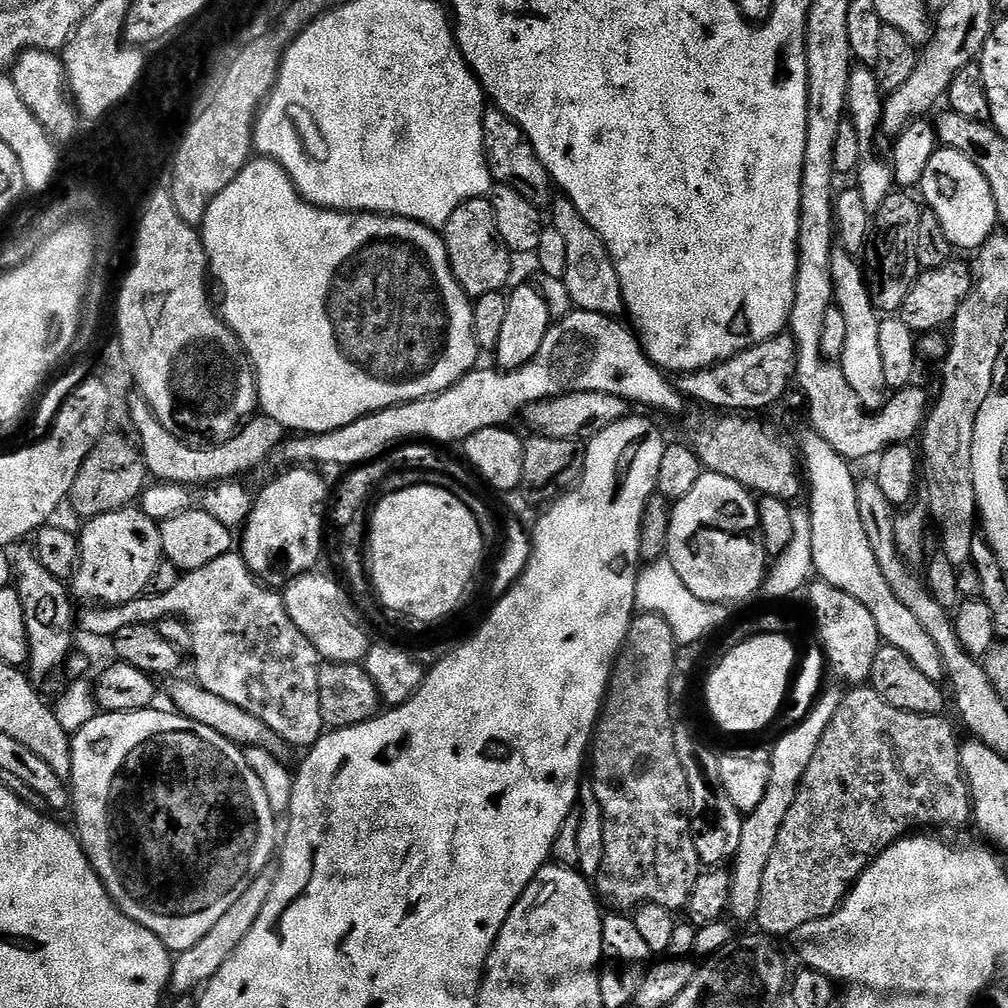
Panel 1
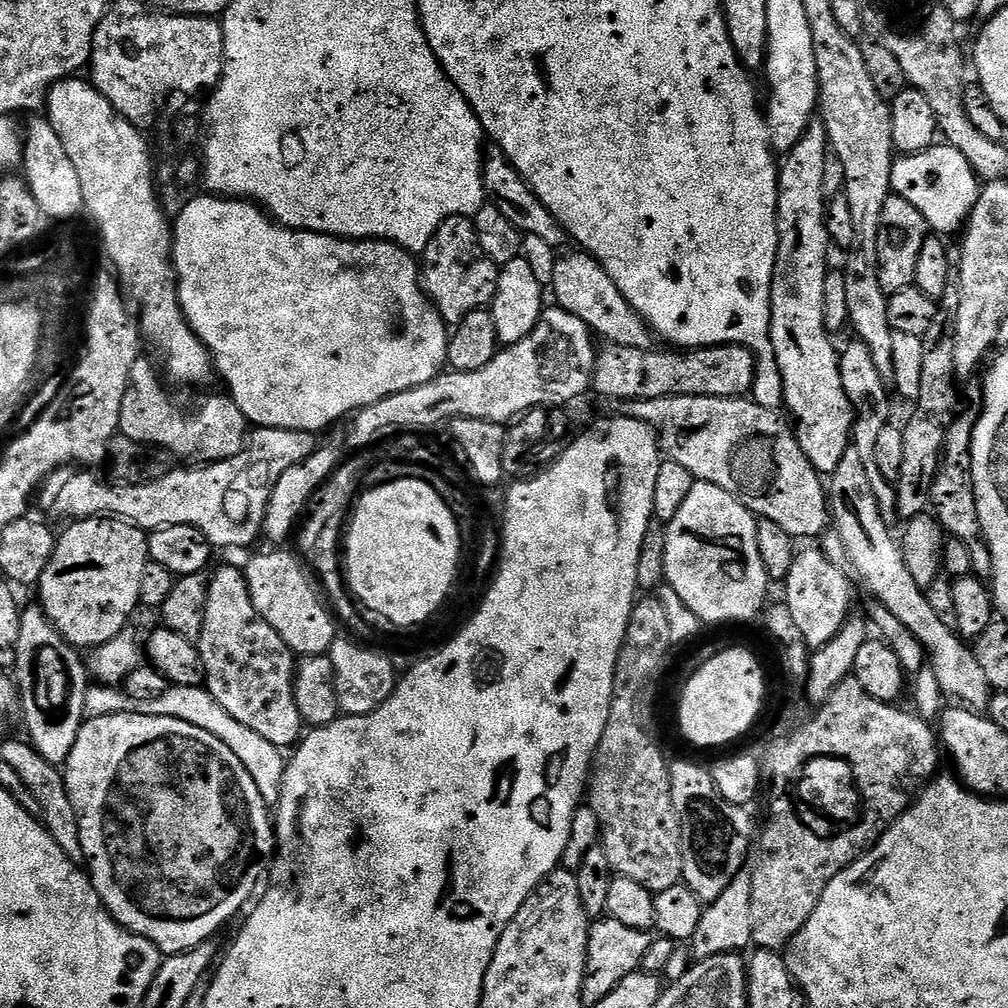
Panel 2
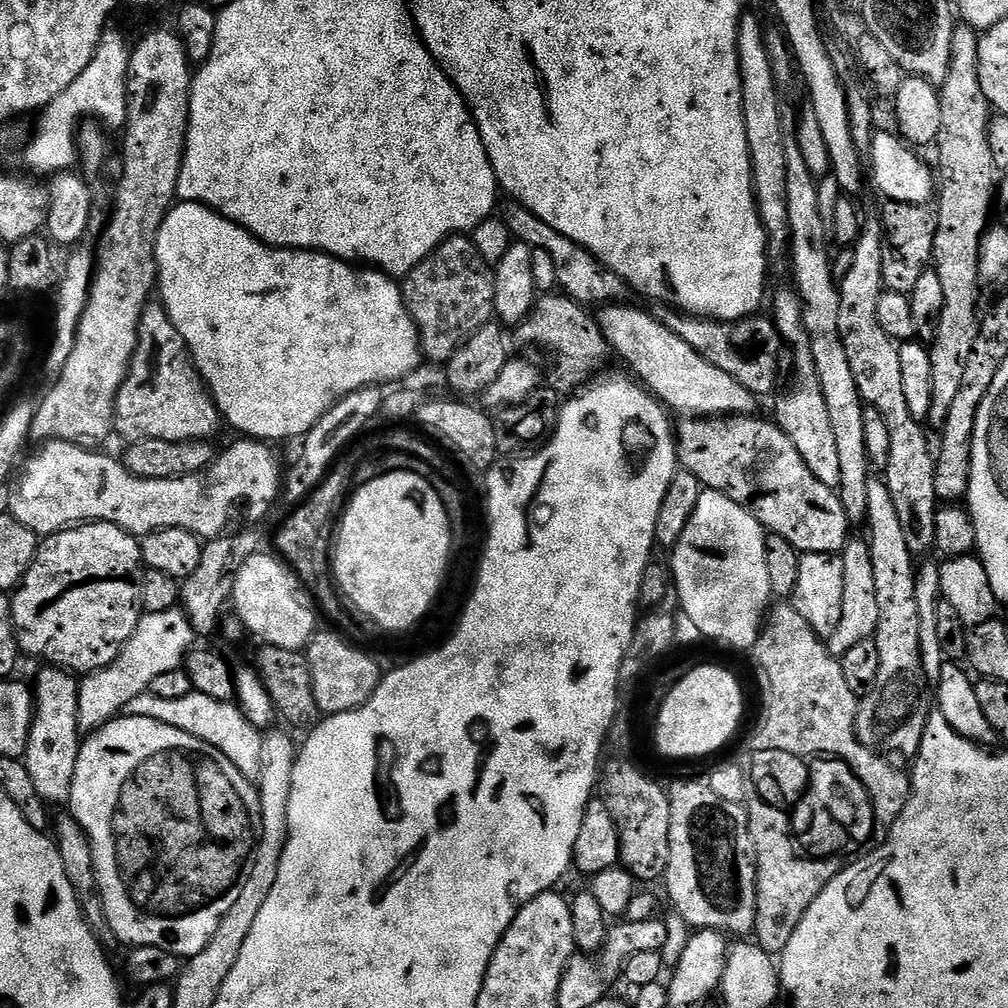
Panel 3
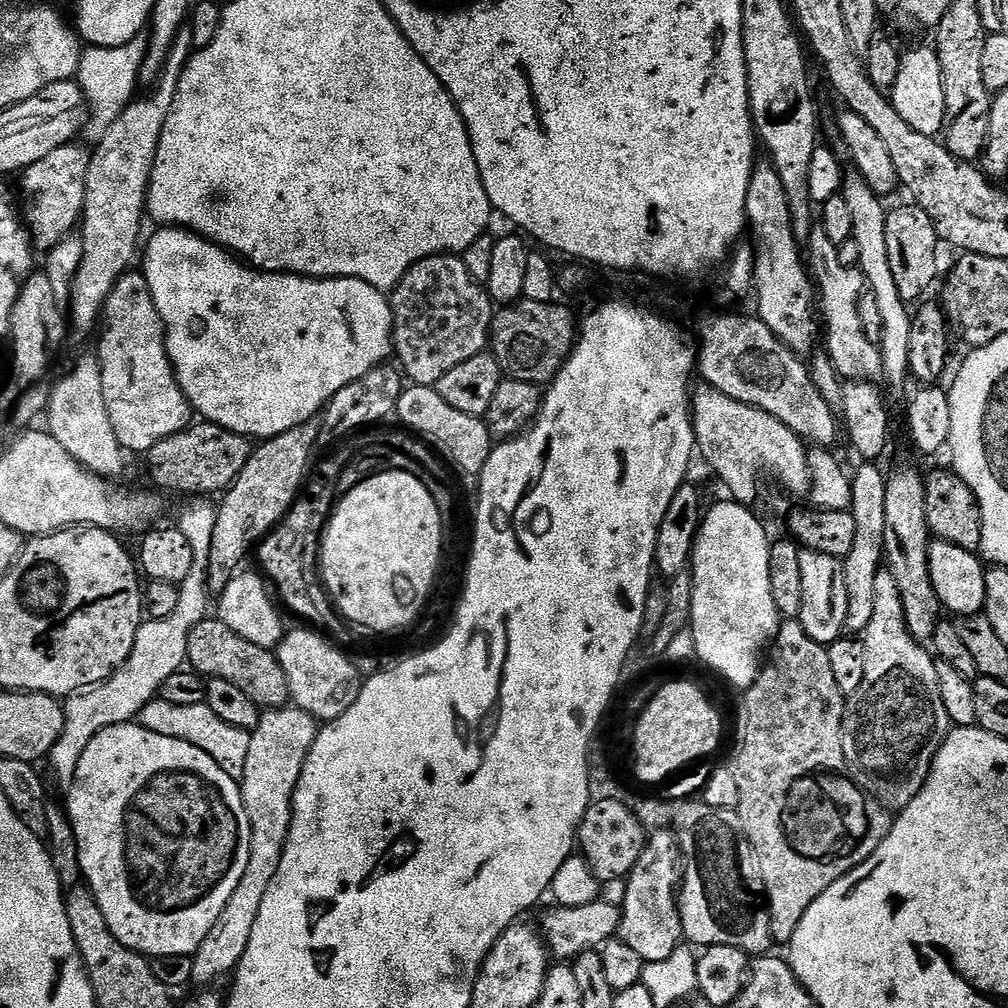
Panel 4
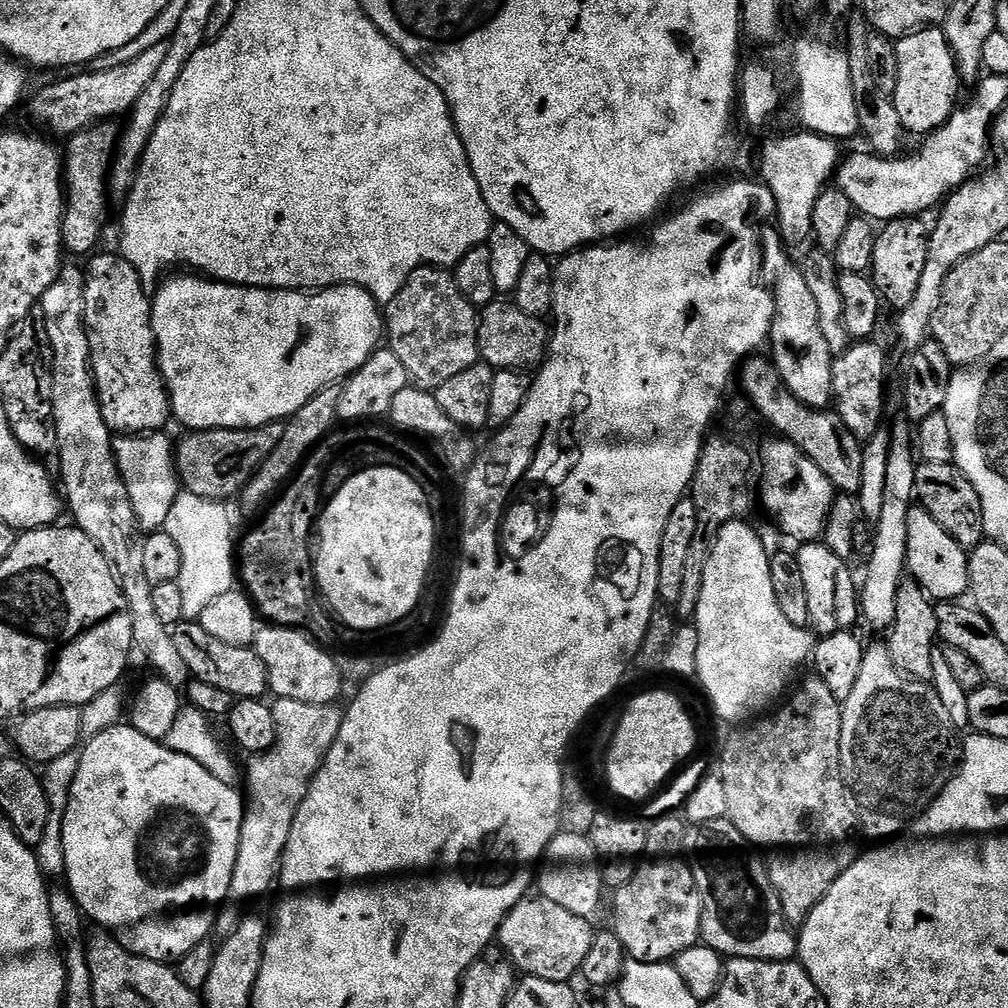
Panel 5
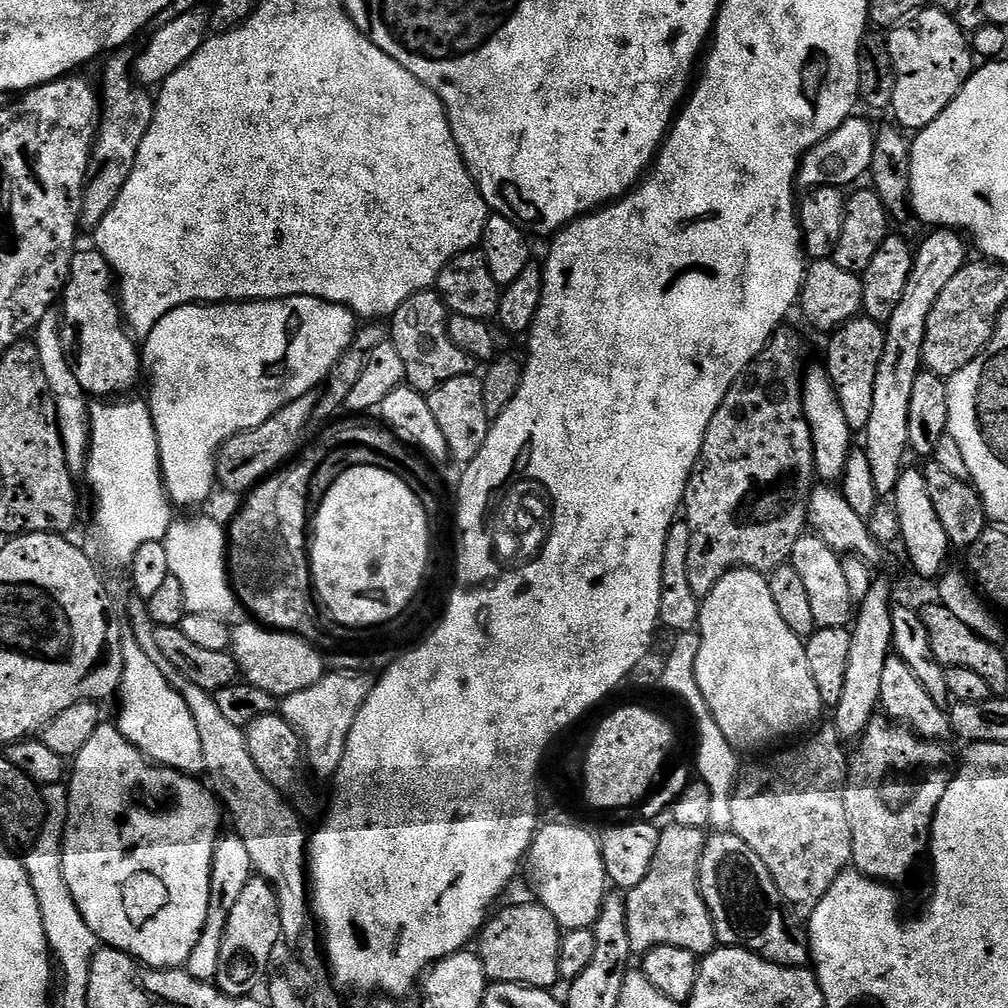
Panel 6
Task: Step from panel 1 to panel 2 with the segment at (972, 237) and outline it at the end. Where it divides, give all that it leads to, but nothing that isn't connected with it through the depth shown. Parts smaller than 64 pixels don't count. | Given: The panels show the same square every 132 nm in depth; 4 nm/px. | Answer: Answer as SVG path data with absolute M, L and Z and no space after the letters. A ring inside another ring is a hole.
M946 142L937 143L924 152L901 155L892 166L893 193L906 198L906 202L926 218L929 229L936 234L959 233L965 227L981 187L970 162L966 162L966 158Z

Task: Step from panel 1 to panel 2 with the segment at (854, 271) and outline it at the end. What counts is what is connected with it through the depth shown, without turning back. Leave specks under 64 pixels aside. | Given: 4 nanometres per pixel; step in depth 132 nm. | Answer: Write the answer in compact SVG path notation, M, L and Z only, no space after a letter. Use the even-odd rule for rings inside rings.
M861 342L848 344L839 353L840 373L842 374L842 386L846 390L848 400L852 404L854 423L850 437L852 447L858 450L862 463L865 464L866 474L869 475L870 486L874 489L874 498L878 498L878 510L882 518L889 522L897 519L896 511L896 485L887 480L878 468L878 460L875 457L875 445L878 443L878 434L886 427L892 417L892 400L888 397L886 378L878 372L874 364L871 351Z

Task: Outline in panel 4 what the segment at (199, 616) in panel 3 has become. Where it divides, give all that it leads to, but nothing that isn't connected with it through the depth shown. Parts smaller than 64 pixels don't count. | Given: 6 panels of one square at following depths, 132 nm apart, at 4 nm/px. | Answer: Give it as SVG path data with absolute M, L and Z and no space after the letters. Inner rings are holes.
M299 424L277 436L267 437L253 447L242 474L228 487L219 501L216 529L208 559L208 591L219 594L237 575L240 563L260 541L283 520L301 495L309 479L308 467L312 464L312 451L320 444L320 424Z

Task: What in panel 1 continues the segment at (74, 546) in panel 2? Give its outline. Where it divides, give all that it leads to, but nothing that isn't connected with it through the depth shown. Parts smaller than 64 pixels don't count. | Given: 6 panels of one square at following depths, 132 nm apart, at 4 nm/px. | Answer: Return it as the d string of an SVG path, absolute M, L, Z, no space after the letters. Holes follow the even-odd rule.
M129 506L119 508L118 511L110 514L93 516L85 524L88 525L85 526L84 532L79 533L80 562L76 565L76 571L70 577L71 595L77 601L99 602L104 606L125 604L134 598L145 595L148 591L150 577L154 575L154 570L158 570L161 560L164 559L159 523L140 511L139 507Z

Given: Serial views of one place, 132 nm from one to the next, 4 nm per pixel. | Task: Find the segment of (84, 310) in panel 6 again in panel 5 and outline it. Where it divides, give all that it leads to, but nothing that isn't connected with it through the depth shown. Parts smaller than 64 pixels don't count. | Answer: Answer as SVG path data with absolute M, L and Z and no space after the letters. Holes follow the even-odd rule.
M115 251L102 252L93 255L87 261L89 264L86 264L88 285L84 311L84 329L92 351L92 379L96 382L96 396L100 400L102 418L114 434L159 432L167 429L168 420L173 419L172 397L168 395L164 376L160 372L160 362L156 359L150 292L141 280L138 270L134 270L134 266L130 266L130 262L126 262L124 256Z

